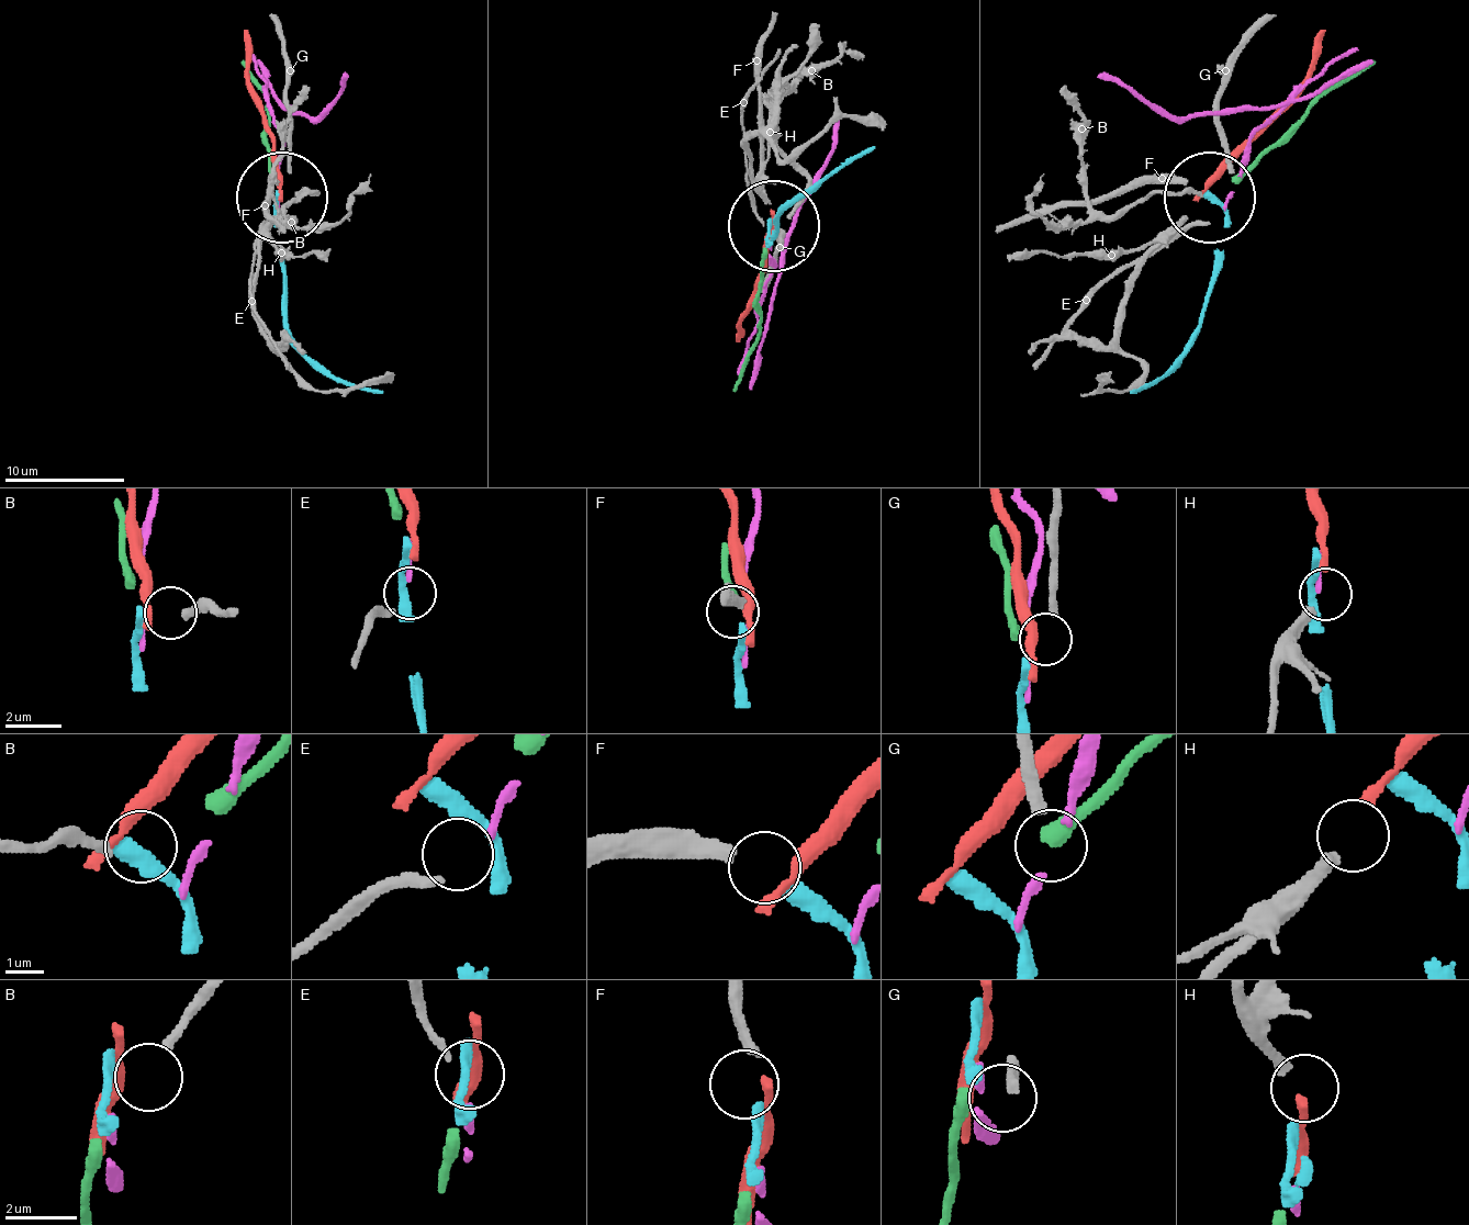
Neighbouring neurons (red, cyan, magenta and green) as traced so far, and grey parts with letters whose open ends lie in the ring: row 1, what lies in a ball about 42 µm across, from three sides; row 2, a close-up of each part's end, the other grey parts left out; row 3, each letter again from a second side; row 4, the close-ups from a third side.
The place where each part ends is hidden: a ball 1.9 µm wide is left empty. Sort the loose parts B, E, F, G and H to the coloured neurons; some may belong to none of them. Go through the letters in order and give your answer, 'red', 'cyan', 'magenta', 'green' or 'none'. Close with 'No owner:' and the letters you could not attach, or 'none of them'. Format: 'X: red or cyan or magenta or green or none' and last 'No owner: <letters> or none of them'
B: none
E: magenta
F: cyan
G: none
H: red
No owner: B, G

